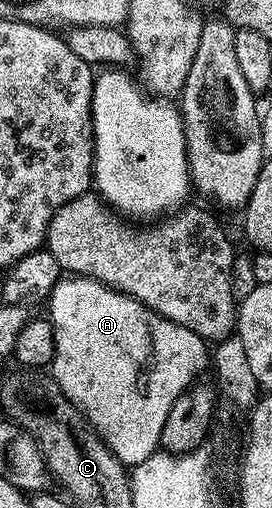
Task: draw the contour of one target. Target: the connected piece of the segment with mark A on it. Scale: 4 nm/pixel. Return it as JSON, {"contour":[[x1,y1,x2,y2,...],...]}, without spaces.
{"contour":[[81,276,63,277,54,283,54,289,50,291,50,297,48,299,49,306,50,311,48,311,48,317,50,327,54,329,52,377,55,384,62,389,67,400,90,421,96,433,104,440,104,444,122,461,123,466,132,468,136,464,148,460,148,456,152,456,159,449,160,432,164,428,164,420,168,420,168,412,172,408,172,404,176,404,178,397,186,389,194,385,196,379,201,375,198,373,205,366,207,369,207,343,200,336,196,336,196,332,188,332,188,328,180,328,180,324,172,324,172,320,160,316,155,310,149,310,143,302,129,298,127,294,120,294,118,291,108,288,102,282,98,282,95,278,84,278]]}

